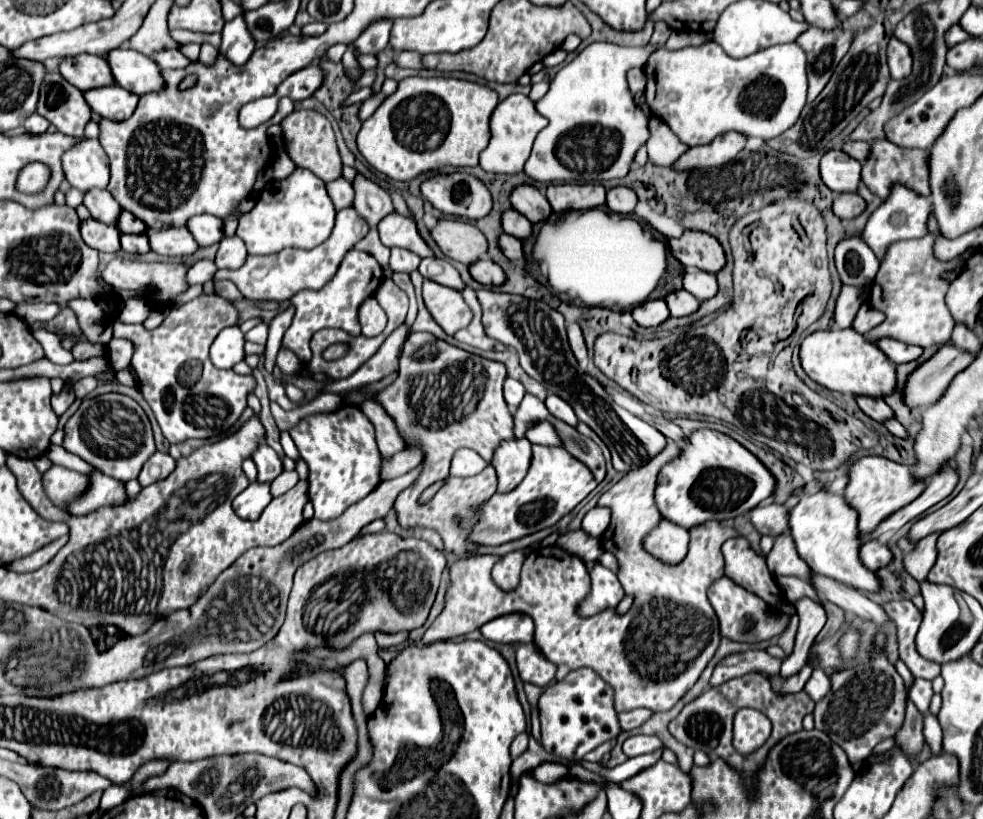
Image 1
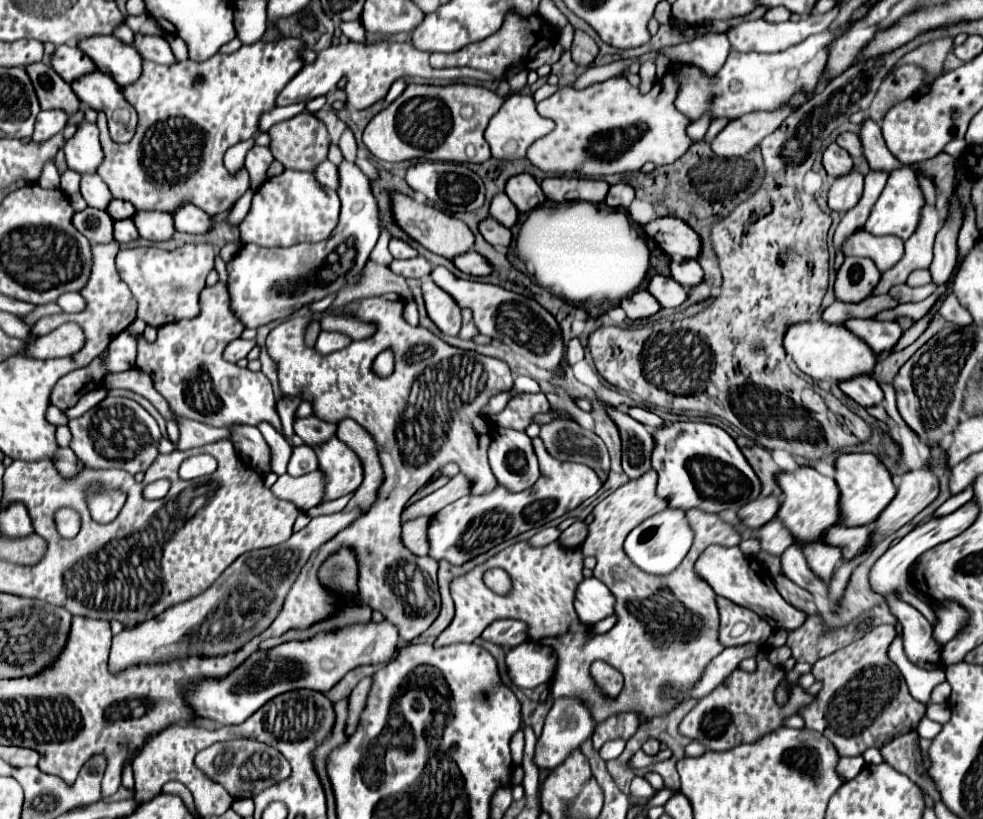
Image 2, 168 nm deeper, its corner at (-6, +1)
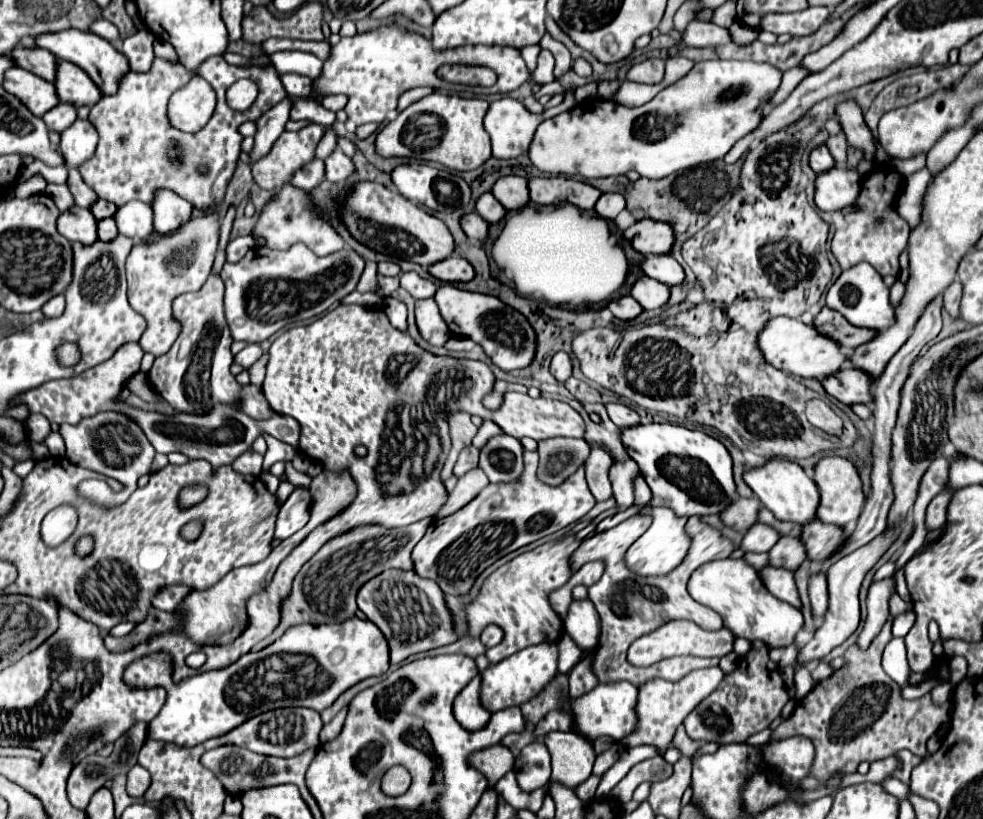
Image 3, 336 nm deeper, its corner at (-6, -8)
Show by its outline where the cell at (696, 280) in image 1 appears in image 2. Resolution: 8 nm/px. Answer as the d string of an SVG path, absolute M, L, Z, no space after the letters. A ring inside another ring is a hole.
M670 258L670 276L684 288L690 288L702 280L702 268L694 258Z

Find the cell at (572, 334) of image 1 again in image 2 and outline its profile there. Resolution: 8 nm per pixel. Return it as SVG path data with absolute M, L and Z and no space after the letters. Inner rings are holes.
M578 338L570 340L568 346L566 346L566 360L568 360L568 364L572 366L572 364L576 364L576 362L582 360L582 358L584 358L584 348L582 348L580 340L578 340Z

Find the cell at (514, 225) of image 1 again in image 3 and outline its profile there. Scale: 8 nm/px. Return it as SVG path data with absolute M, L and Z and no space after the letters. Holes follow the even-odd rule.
M484 193L478 201L476 201L476 211L480 213L482 219L486 219L490 225L500 223L506 217L506 209L498 203L498 199L494 199L494 195Z

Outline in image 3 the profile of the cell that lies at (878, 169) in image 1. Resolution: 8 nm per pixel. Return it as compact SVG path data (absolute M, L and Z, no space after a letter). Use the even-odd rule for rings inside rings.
M844 101L838 105L838 117L844 129L844 135L848 139L848 145L862 151L868 159L874 159L876 155L876 139L872 135L872 131L868 129L864 115L860 111L860 107L856 105L856 101Z

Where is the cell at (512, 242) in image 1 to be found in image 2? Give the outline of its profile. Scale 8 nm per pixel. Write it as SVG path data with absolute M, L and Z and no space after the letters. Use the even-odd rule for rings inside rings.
M484 218L480 224L478 224L478 230L480 234L484 236L486 242L490 242L492 246L502 246L502 248L508 248L510 244L510 230L506 226L502 226L500 222L496 222L494 218Z

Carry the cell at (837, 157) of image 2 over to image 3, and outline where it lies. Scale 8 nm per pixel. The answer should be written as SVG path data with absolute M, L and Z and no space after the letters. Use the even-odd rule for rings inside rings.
M822 145L822 147L818 147L818 149L814 149L810 153L810 167L816 173L822 173L822 171L828 171L830 167L834 167L834 159L832 159L832 155L830 155L826 145Z

